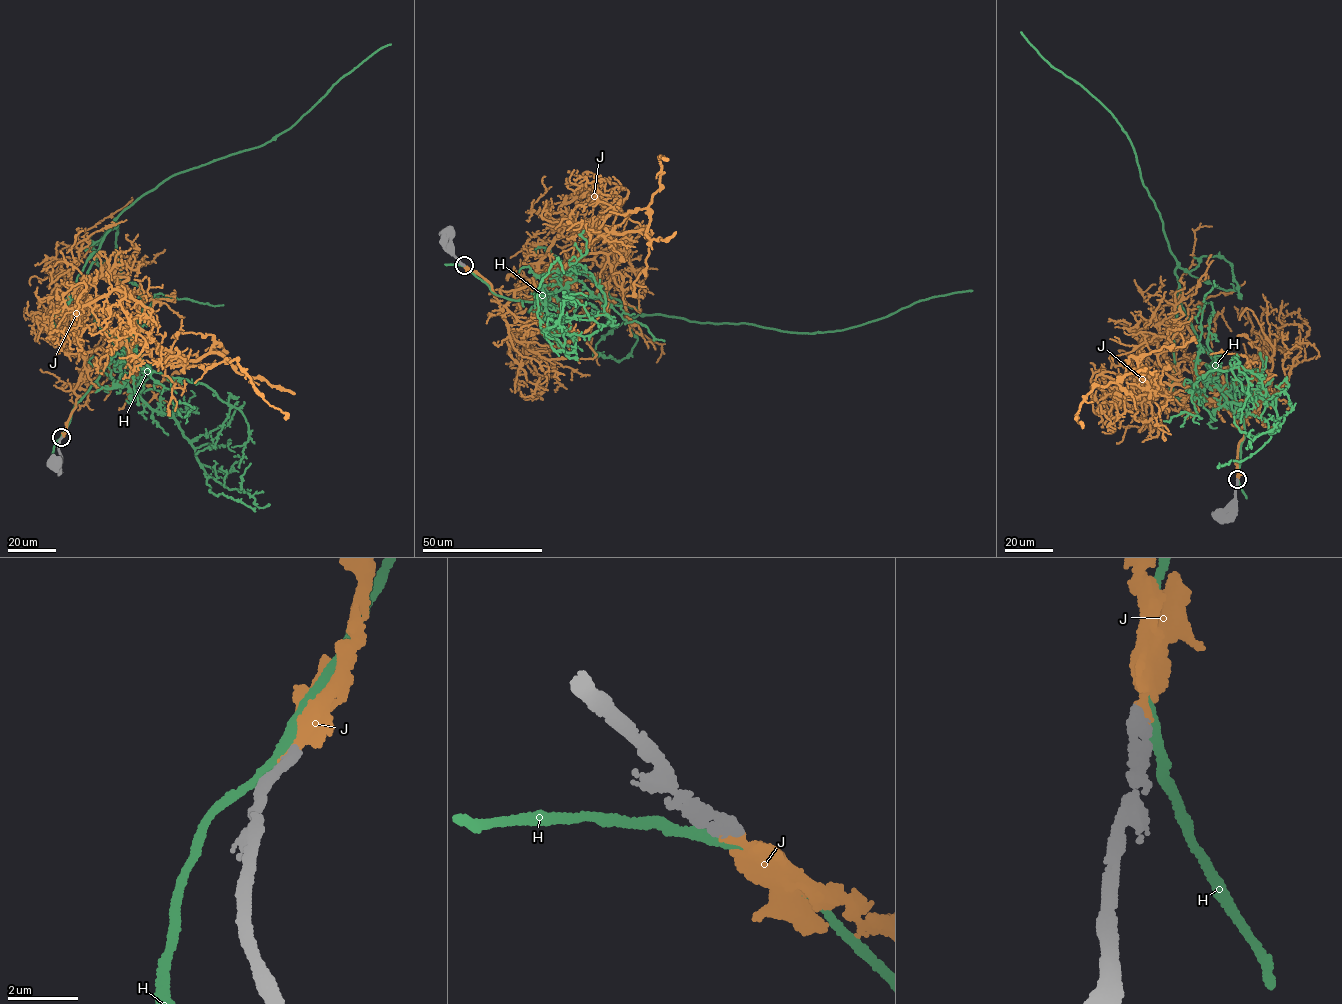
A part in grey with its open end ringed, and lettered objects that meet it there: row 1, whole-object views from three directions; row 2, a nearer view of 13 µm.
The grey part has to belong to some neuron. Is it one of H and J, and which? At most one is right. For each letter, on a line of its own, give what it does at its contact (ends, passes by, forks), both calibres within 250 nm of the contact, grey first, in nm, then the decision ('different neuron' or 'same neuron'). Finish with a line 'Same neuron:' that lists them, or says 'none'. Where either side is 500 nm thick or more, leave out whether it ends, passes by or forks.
H: it passes by; 480 nm thick on the grey side, 300 nm on the other; different neuron
J: it ends there; 420 nm thick on the grey side, 360 nm on the other; same neuron
Same neuron: J

